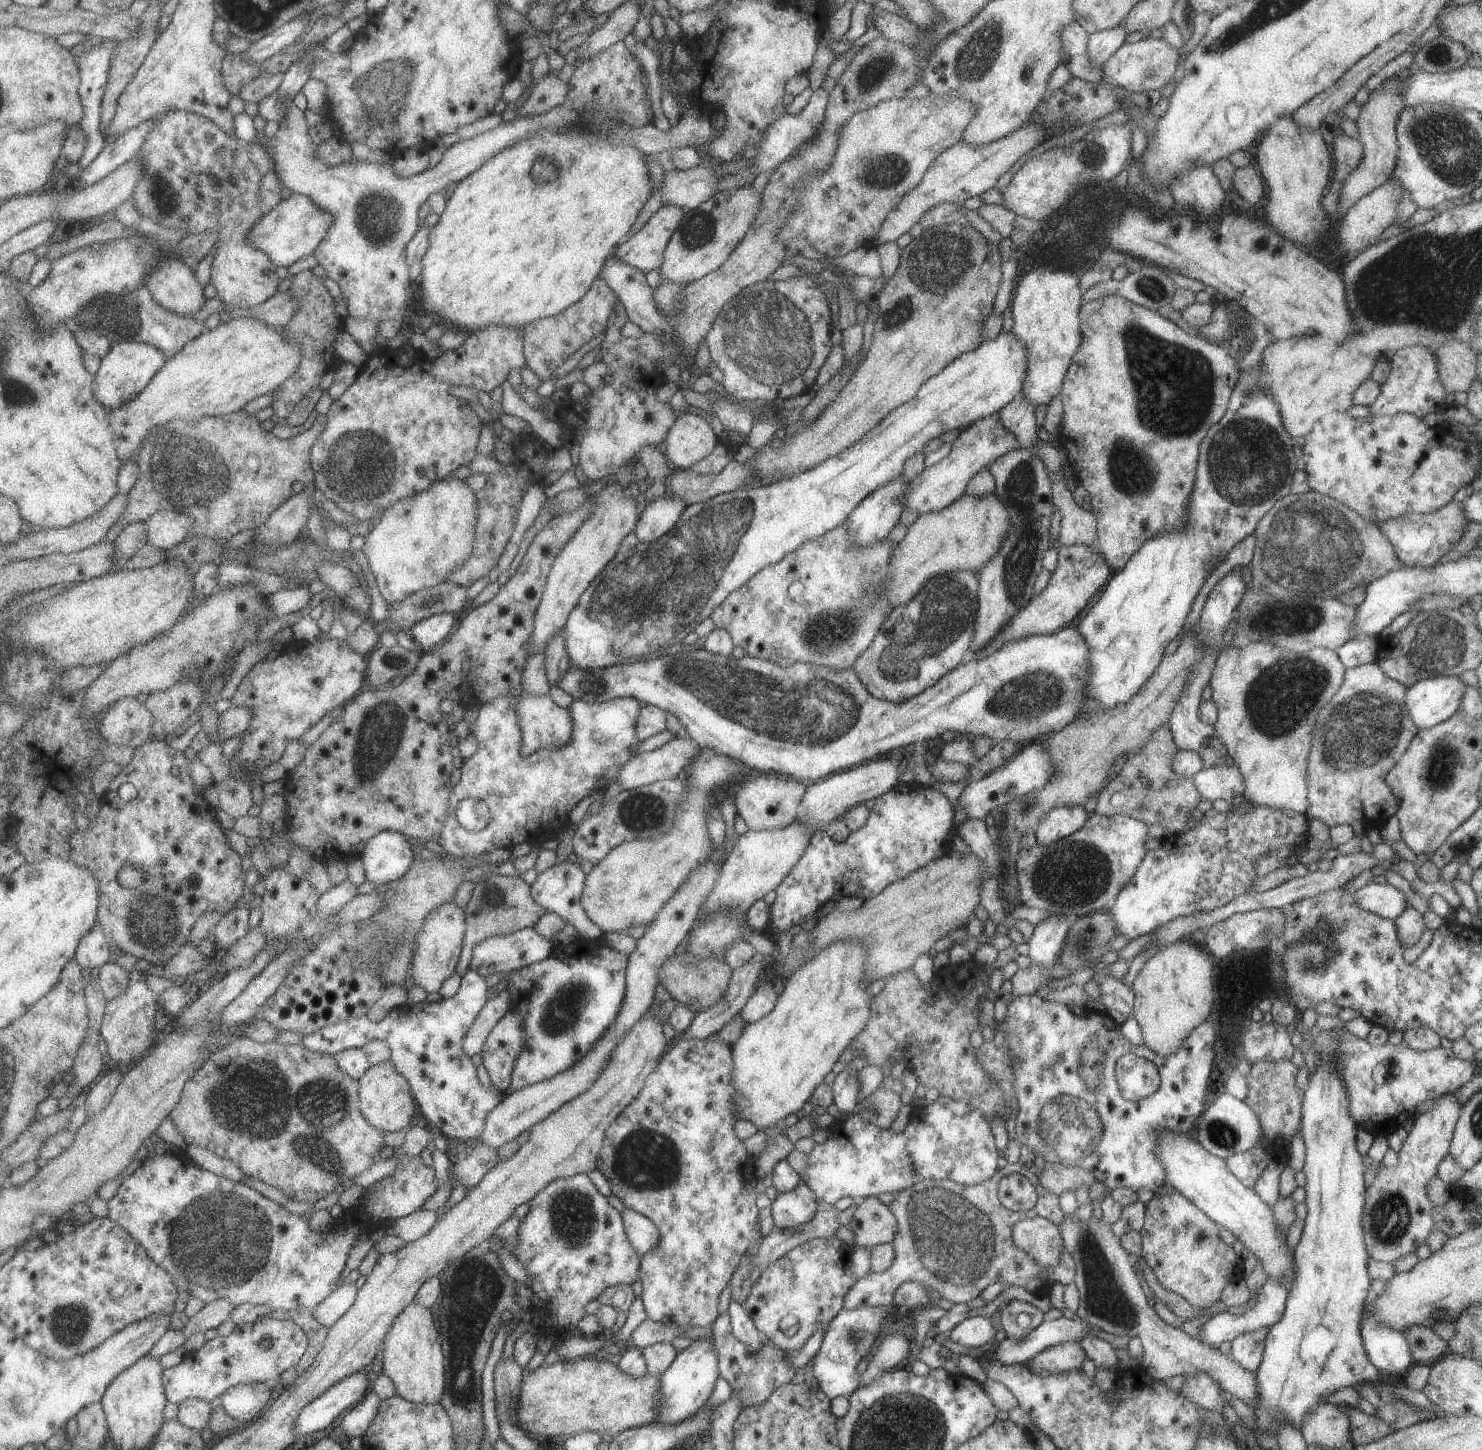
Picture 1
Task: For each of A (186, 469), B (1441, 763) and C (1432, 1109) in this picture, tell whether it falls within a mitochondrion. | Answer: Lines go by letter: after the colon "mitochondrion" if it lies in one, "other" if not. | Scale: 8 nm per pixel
A: mitochondrion
B: mitochondrion
C: other

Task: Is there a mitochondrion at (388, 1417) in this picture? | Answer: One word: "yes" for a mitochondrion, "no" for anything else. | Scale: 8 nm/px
no

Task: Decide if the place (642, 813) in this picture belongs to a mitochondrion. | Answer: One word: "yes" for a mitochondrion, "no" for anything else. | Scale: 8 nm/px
yes

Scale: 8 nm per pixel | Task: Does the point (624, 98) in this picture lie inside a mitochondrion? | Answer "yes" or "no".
yes

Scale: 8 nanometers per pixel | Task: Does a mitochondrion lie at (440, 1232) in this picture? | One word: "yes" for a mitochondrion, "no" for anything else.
no

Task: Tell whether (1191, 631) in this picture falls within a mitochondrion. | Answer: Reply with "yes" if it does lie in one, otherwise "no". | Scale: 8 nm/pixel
no

